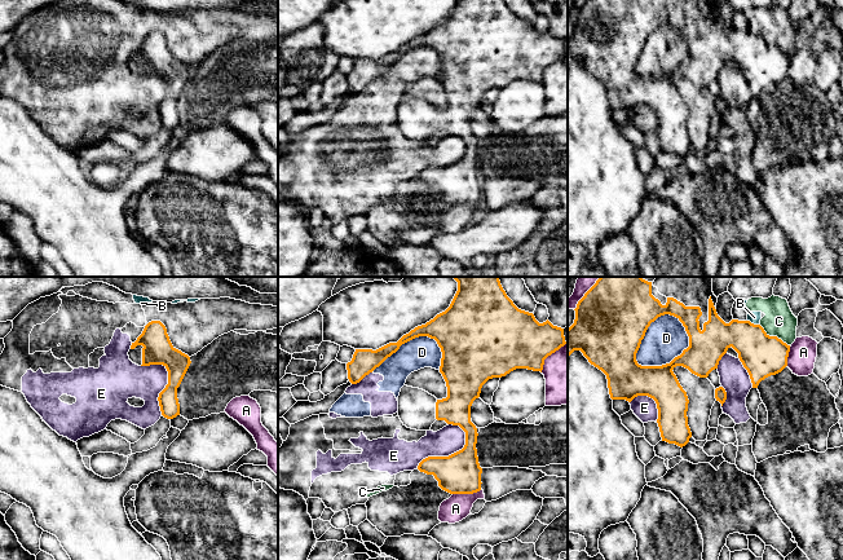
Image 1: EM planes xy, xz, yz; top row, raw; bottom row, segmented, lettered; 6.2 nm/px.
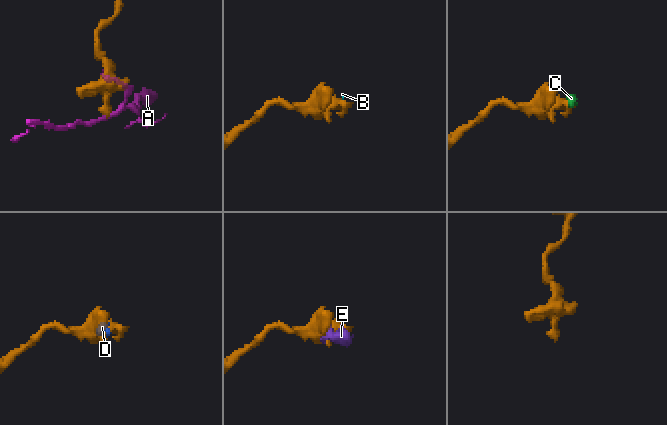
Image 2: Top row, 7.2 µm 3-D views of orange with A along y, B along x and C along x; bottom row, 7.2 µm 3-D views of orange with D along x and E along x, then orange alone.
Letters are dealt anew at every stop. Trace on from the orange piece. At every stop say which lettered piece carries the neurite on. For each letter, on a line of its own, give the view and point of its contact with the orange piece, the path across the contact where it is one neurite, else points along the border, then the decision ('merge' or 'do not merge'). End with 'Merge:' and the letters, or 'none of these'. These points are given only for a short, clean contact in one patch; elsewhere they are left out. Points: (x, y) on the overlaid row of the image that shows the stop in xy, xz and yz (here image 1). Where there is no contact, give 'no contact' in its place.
A: meets orange in xz at (467, 493); do not merge
B: meets orange in yz at (753, 323); border along yz (747, 320), (759, 325); do not merge
C: meets orange in yz at (775, 336); border along yz (759, 325), (769, 335), (776, 335), (790, 345); do not merge
D: meets orange in yz at (647, 329); do not merge
E: meets orange in xz at (446, 457); do not merge
Merge: none of these

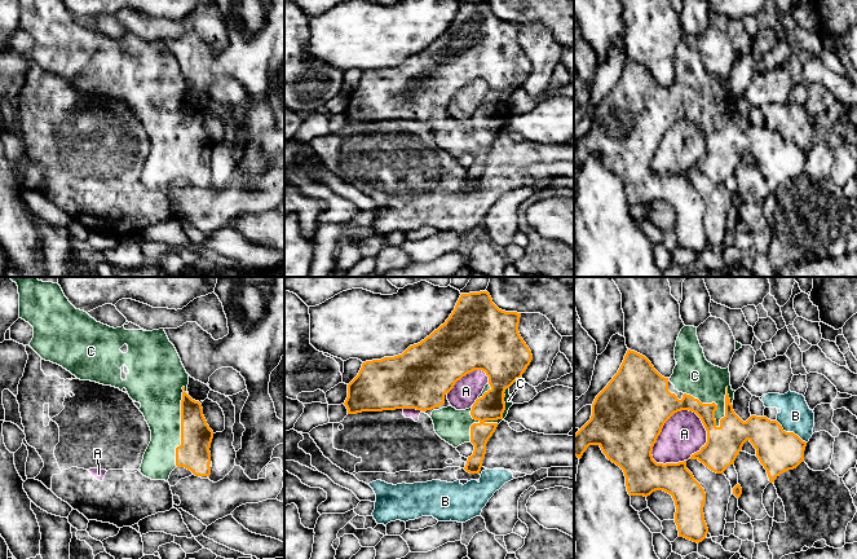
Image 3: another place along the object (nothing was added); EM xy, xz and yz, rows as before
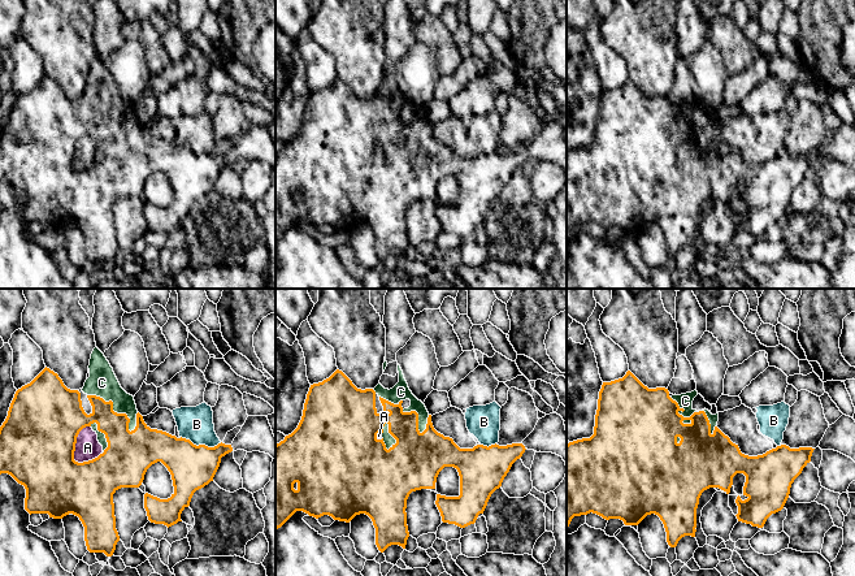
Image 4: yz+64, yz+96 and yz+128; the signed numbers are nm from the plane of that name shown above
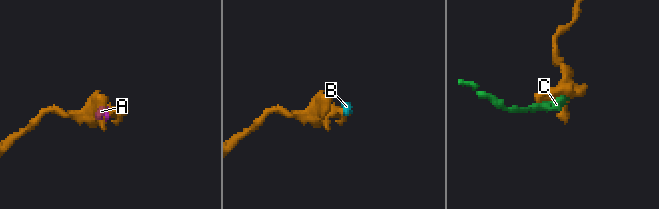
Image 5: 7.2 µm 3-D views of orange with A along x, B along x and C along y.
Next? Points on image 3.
A: meets orange in yz at (665, 422); do not merge
B: meets orange in yz at (791, 432); border along yz (776, 421), (786, 431), (793, 431), (805, 443); do not merge
C: meets orange in yz at (715, 422); merge
Merge: C

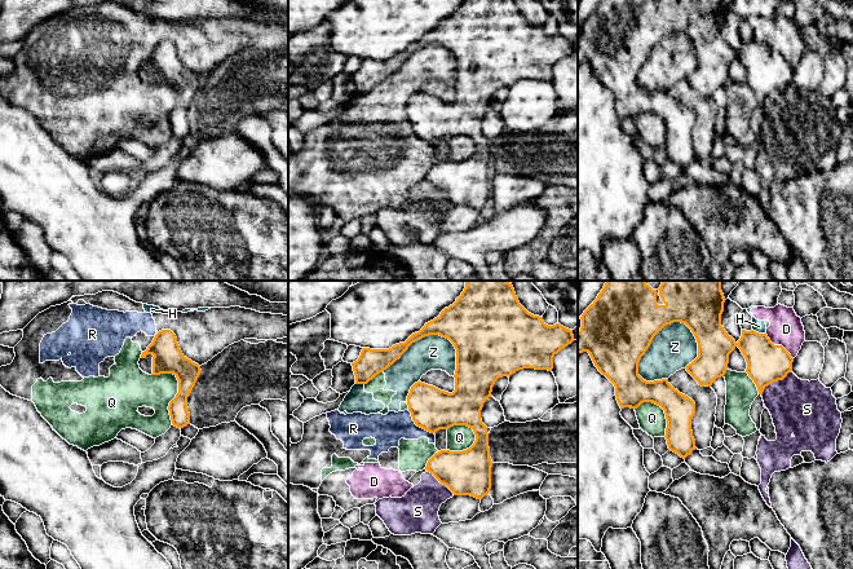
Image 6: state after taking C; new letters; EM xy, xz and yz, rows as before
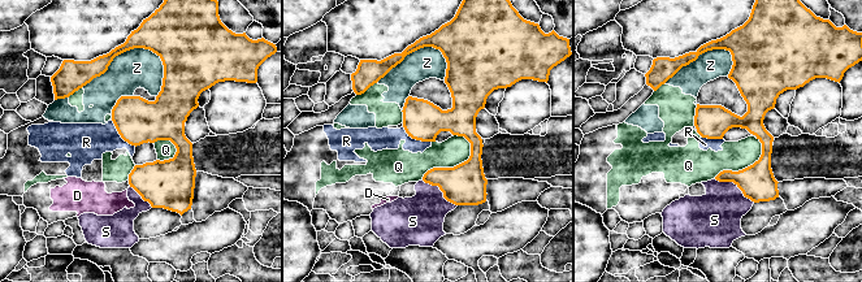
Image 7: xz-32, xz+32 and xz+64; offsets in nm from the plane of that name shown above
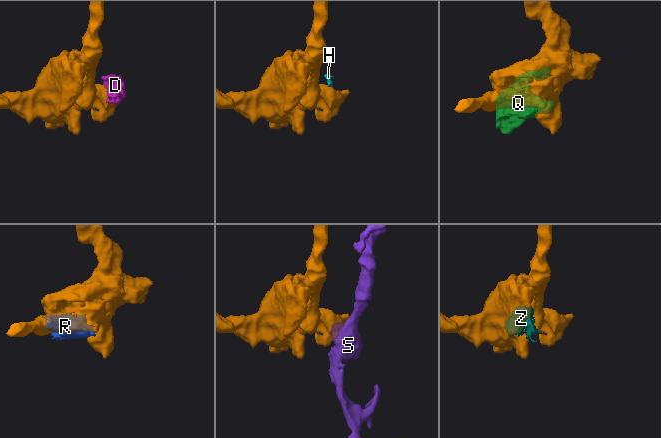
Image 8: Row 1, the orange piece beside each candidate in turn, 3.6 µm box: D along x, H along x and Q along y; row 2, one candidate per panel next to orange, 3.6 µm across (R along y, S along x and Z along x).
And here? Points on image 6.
D: meets orange in yz at (779, 345); border along yz (765, 334), (792, 358); do not merge
H: meets orange in yz at (758, 332); border along yz (752, 329), (765, 334); do not merge
Q: meets orange in xy at (179, 388); do not merge
R: meets orange in xz at (418, 426); do not merge
S: meets orange in yz at (774, 380); border along yz (791, 370), (782, 379), (772, 382), (761, 395); do not merge
Z: meets orange in yz at (654, 335); do not merge
Merge: none of these

